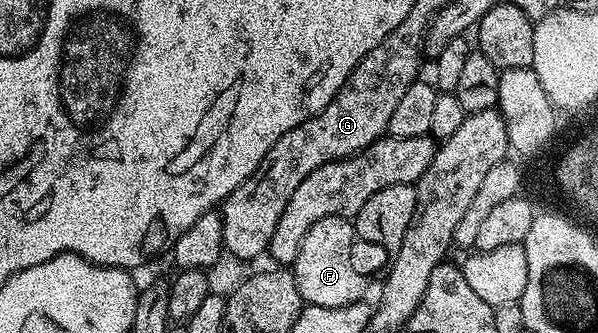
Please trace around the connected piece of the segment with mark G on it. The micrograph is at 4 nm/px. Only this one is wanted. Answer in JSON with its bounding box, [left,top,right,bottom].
[221,23,425,260]

